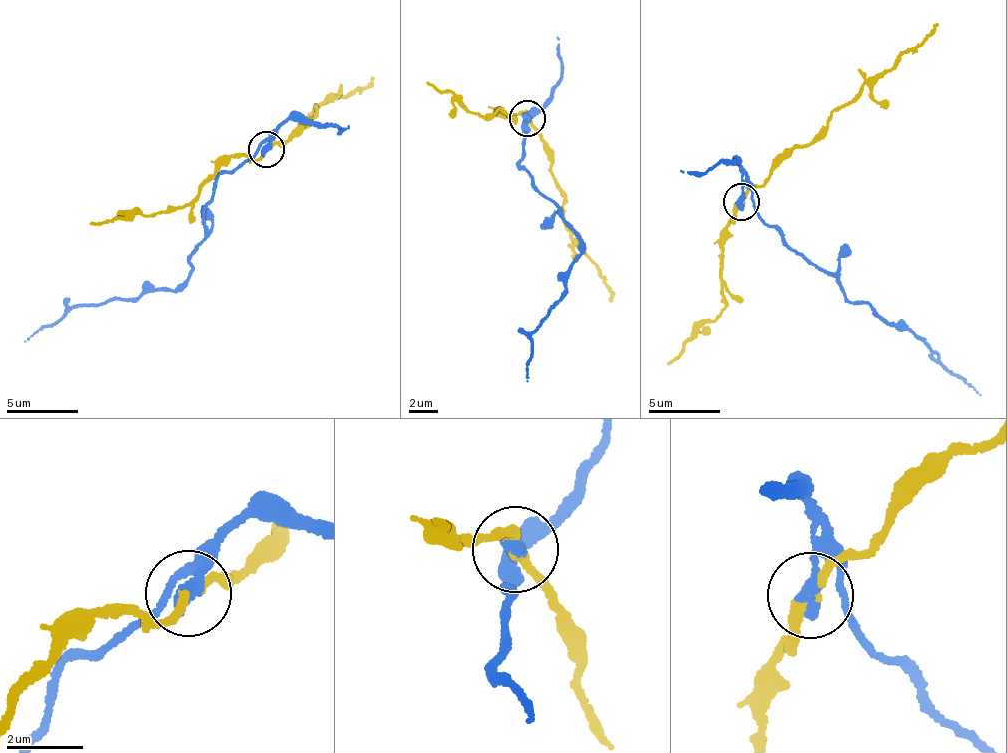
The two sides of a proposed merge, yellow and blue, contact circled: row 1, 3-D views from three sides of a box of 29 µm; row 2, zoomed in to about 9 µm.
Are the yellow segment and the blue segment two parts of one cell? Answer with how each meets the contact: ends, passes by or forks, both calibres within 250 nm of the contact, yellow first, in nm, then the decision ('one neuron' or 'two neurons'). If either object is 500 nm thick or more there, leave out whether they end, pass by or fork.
yellow passes by; blue ends; calibres 240 and 340 nm; two neurons

